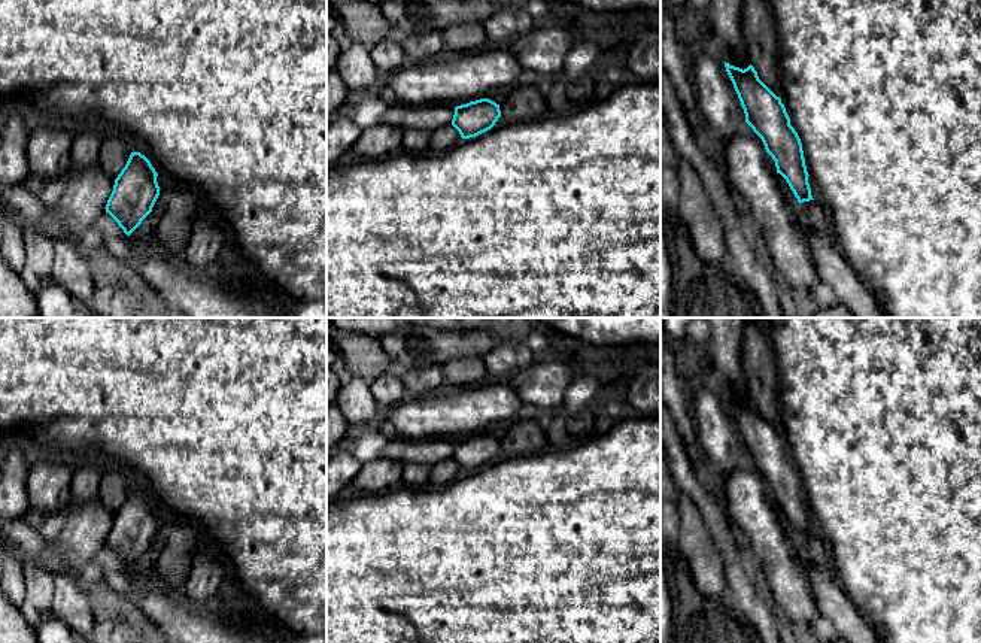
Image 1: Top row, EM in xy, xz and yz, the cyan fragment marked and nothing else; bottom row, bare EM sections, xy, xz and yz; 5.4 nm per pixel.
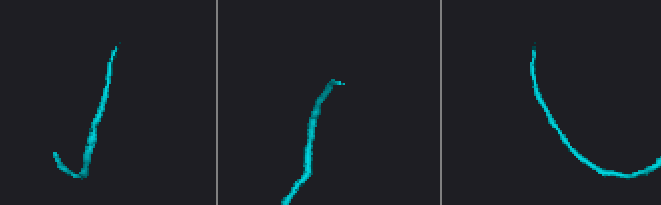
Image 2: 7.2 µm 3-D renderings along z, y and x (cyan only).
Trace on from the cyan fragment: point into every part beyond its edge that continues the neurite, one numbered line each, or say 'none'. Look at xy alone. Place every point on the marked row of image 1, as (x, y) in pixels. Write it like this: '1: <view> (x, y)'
none

